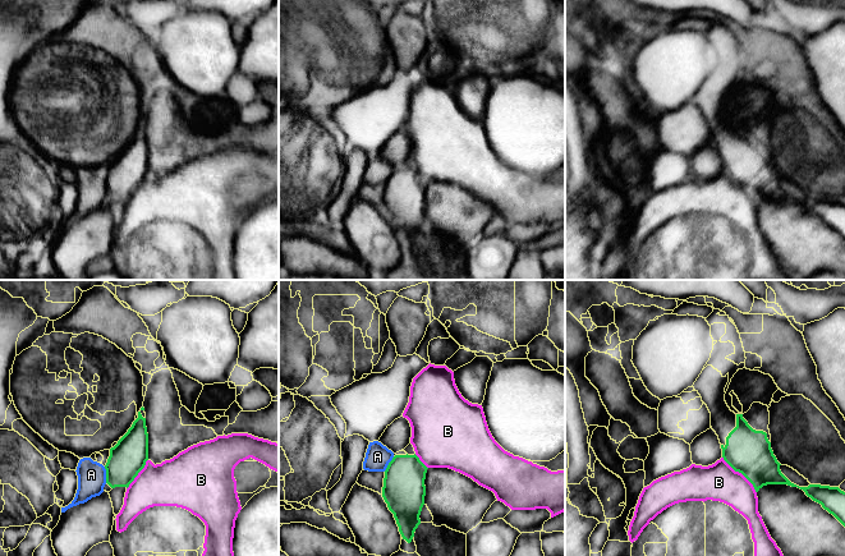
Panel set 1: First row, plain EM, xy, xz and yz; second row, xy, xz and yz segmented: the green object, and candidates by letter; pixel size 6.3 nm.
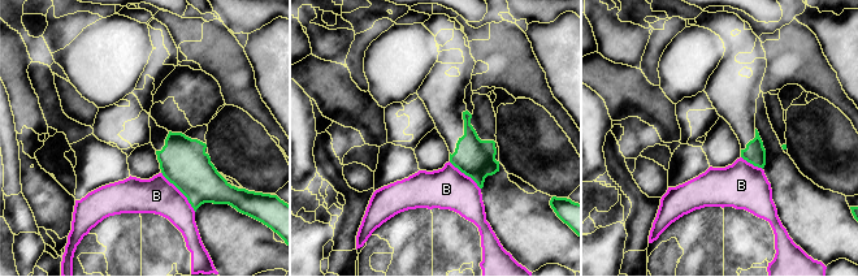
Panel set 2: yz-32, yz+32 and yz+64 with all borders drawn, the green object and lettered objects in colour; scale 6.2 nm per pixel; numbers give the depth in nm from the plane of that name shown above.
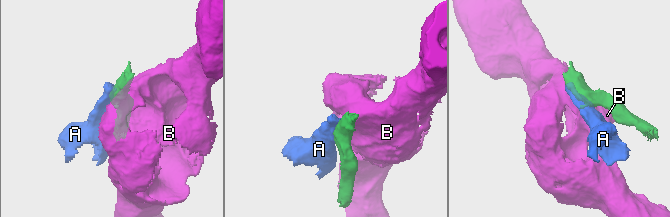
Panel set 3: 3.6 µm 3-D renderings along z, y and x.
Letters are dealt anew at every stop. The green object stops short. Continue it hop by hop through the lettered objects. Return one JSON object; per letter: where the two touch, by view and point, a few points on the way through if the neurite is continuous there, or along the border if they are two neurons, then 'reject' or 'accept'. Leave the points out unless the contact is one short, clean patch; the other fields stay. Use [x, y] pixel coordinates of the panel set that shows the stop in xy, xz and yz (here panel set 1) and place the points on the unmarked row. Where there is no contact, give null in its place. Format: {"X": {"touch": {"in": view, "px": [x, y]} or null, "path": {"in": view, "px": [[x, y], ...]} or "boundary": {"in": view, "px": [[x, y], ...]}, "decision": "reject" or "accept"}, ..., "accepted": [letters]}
{"A": {"touch": {"in": "xy", "px": [106, 188]}, "boundary": {"in": "xy", "px": [[104, 180], [106, 196]]}, "decision": "reject"}, "B": {"touch": {"in": "yz", "px": [740, 185]}, "boundary": {"in": "yz", "px": [[722, 170], [752, 198], [756, 206]]}, "decision": "reject"}, "accepted": []}

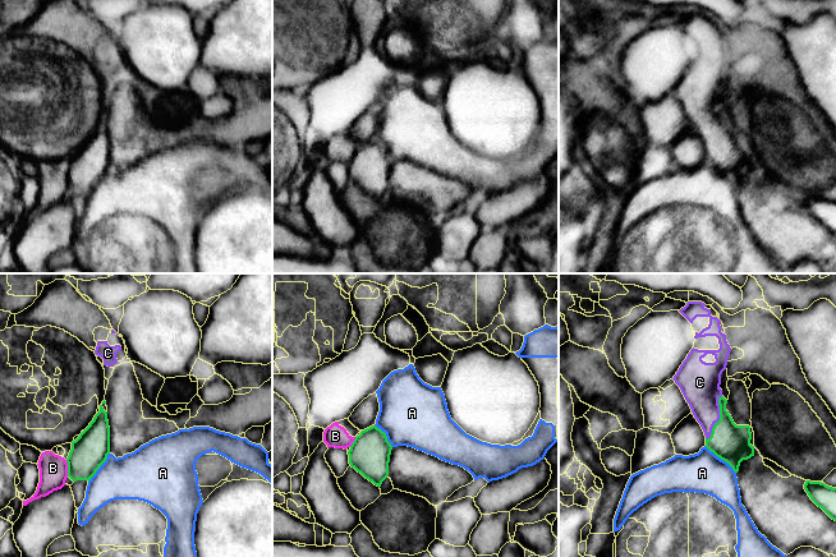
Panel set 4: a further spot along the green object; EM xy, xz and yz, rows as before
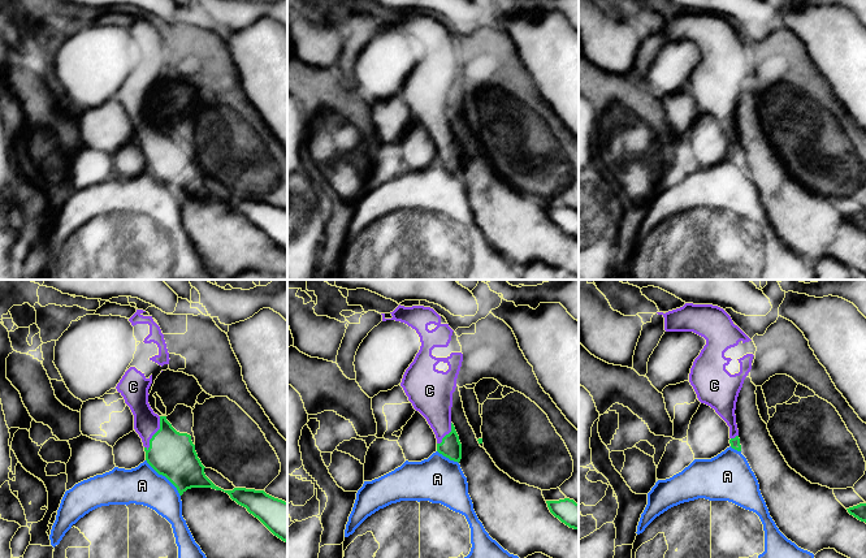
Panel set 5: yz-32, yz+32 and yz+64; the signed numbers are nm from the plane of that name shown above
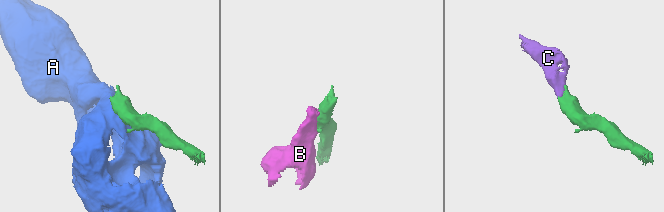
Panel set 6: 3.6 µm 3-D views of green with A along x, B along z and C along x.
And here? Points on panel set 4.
{"A": {"touch": {"in": "yz", "px": [721, 173]}, "boundary": {"in": "yz", "px": [[704, 160], [722, 173], [735, 187]]}, "decision": "reject"}, "B": {"touch": {"in": "xy", "px": [68, 182]}, "boundary": {"in": "xy", "px": [[65, 174], [68, 189]]}, "decision": "reject"}, "C": {"touch": {"in": "yz", "px": [720, 132]}, "path": {"in": "yz", "px": [[730, 156], [720, 144], [720, 132], [708, 120], [699, 99]]}, "decision": "accept"}, "accepted": ["C"]}

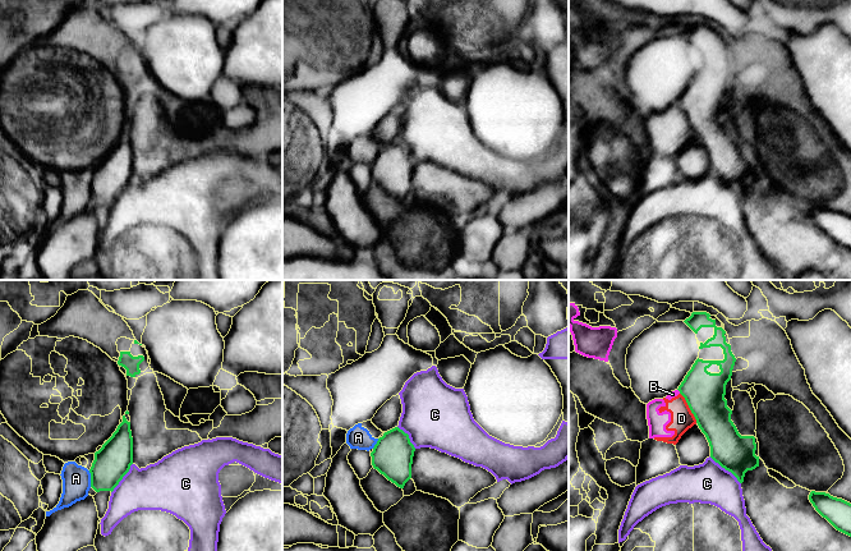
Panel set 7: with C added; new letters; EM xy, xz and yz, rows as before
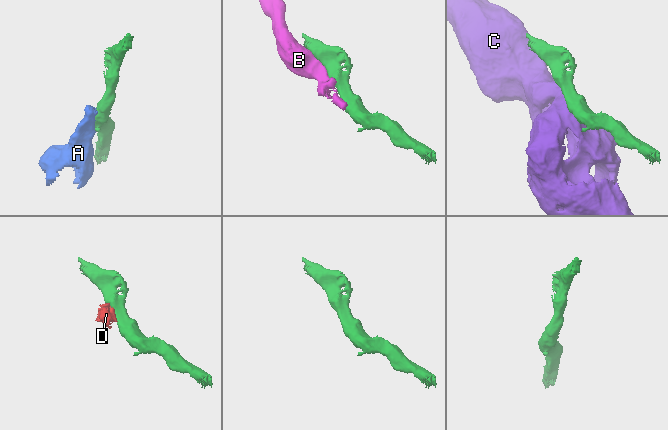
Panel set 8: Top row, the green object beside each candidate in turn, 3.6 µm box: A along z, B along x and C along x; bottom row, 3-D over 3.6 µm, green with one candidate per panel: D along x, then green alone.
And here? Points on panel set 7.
{"A": {"touch": {"in": "xy", "px": [91, 192]}, "boundary": {"in": "xy", "px": [[88, 184], [91, 200]]}, "decision": "reject"}, "B": {"touch": {"in": "yz", "px": [679, 104]}, "decision": "reject"}, "C": {"touch": {"in": "yz", "px": [726, 183]}, "boundary": {"in": "yz", "px": [[709, 170], [727, 183], [740, 197]]}, "decision": "reject"}, "D": {"touch": {"in": "yz", "px": [689, 120]}, "boundary": {"in": "yz", "px": [[680, 106], [697, 136]]}, "decision": "reject"}, "accepted": []}

